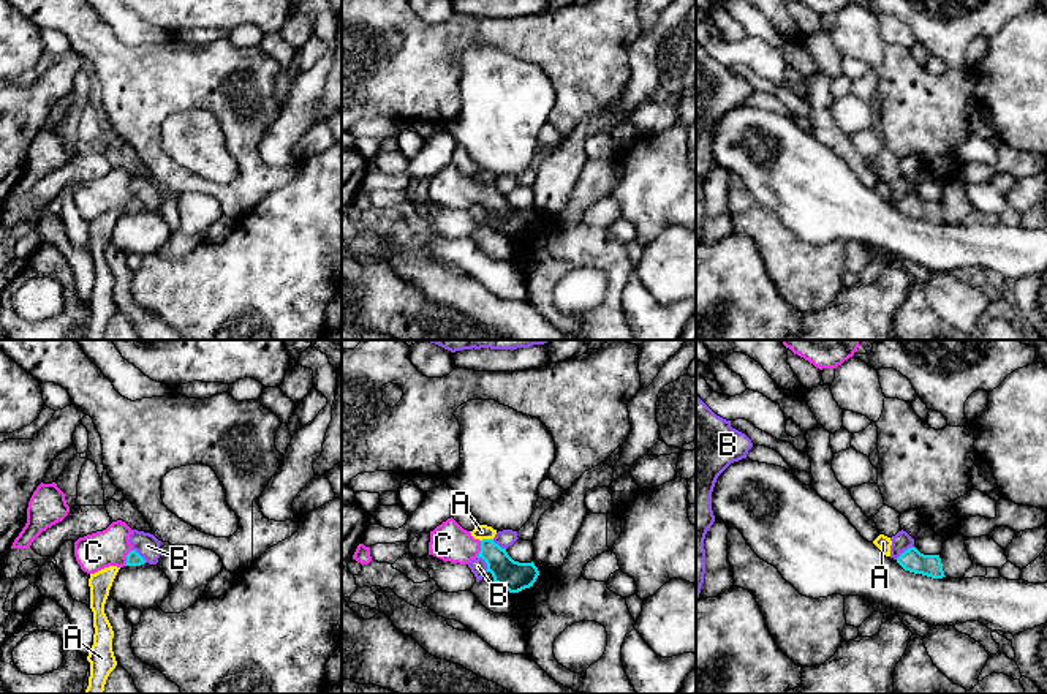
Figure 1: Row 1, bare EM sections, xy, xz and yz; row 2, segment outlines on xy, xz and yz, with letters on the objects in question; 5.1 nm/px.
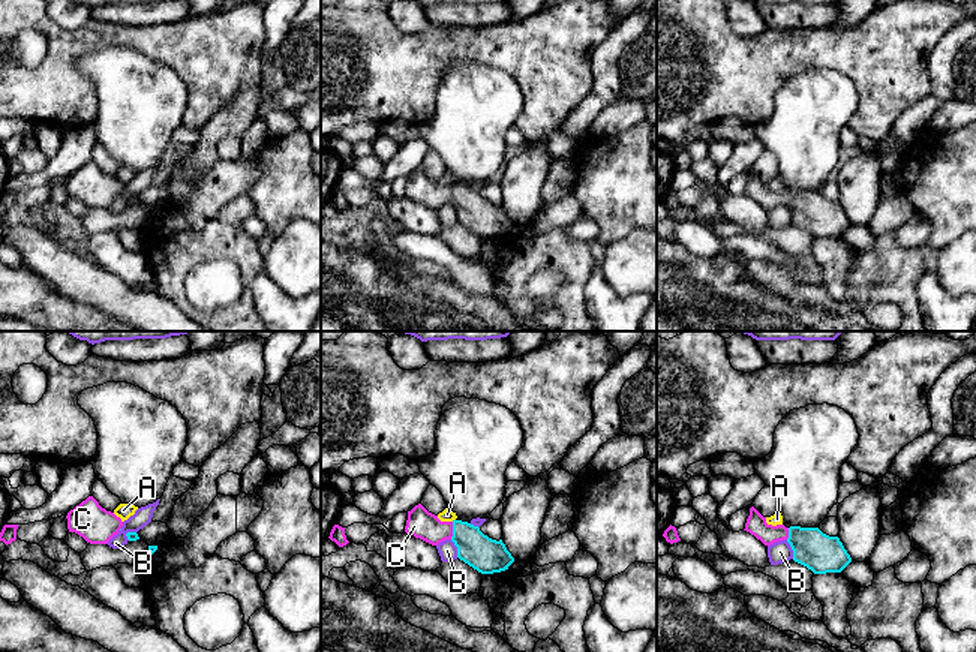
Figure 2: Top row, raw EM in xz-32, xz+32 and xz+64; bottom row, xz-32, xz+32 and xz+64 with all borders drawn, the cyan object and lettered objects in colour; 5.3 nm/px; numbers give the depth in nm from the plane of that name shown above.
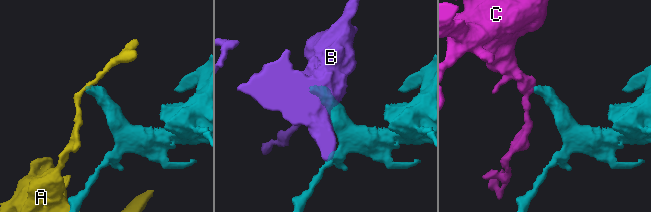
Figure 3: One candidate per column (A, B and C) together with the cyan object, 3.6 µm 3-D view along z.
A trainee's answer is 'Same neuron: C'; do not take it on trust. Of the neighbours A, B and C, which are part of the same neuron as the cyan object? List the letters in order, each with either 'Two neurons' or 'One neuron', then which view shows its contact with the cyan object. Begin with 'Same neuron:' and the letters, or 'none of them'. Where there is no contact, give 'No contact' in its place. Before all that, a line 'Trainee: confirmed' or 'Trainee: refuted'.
Trainee: confirmed
Same neuron: C
A: Two neurons. Touches cyan in xz
B: Two neurons. Touches cyan in yz
C: One neuron. Touches cyan in xy

